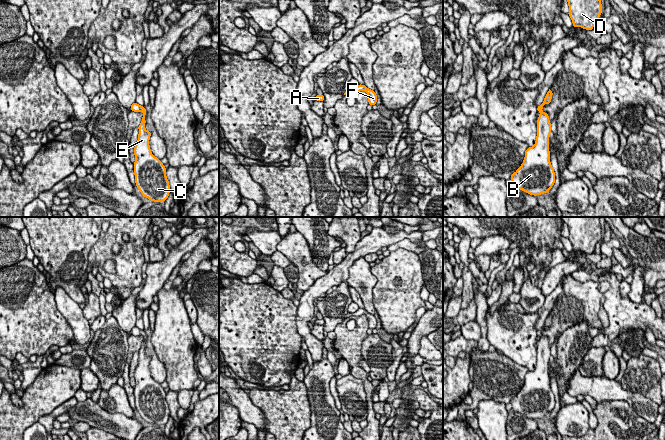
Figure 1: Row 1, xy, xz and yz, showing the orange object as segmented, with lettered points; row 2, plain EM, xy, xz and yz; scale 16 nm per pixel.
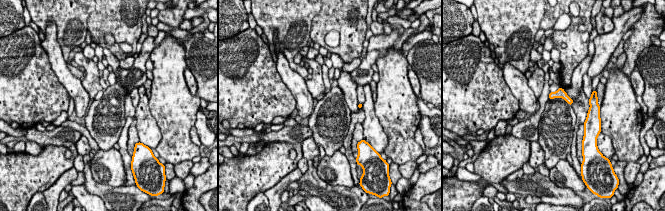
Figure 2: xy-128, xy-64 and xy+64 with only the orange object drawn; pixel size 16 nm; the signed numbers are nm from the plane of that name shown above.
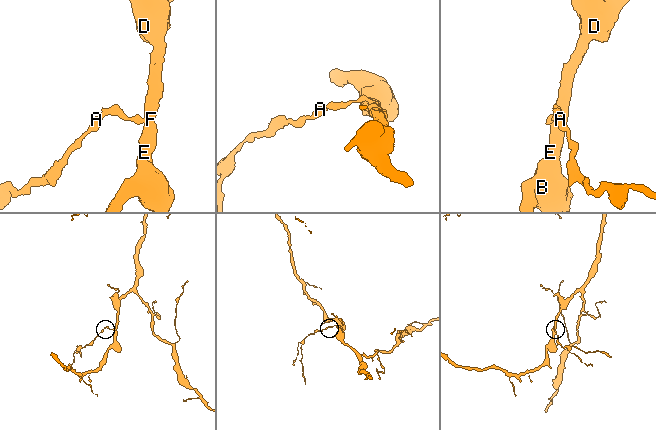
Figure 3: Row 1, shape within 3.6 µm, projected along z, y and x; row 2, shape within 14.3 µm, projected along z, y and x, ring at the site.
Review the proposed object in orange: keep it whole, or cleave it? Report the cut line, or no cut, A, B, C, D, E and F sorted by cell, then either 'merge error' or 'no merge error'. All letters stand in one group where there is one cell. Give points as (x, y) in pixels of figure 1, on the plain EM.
cut none; groups A B C D E F; no merge error

